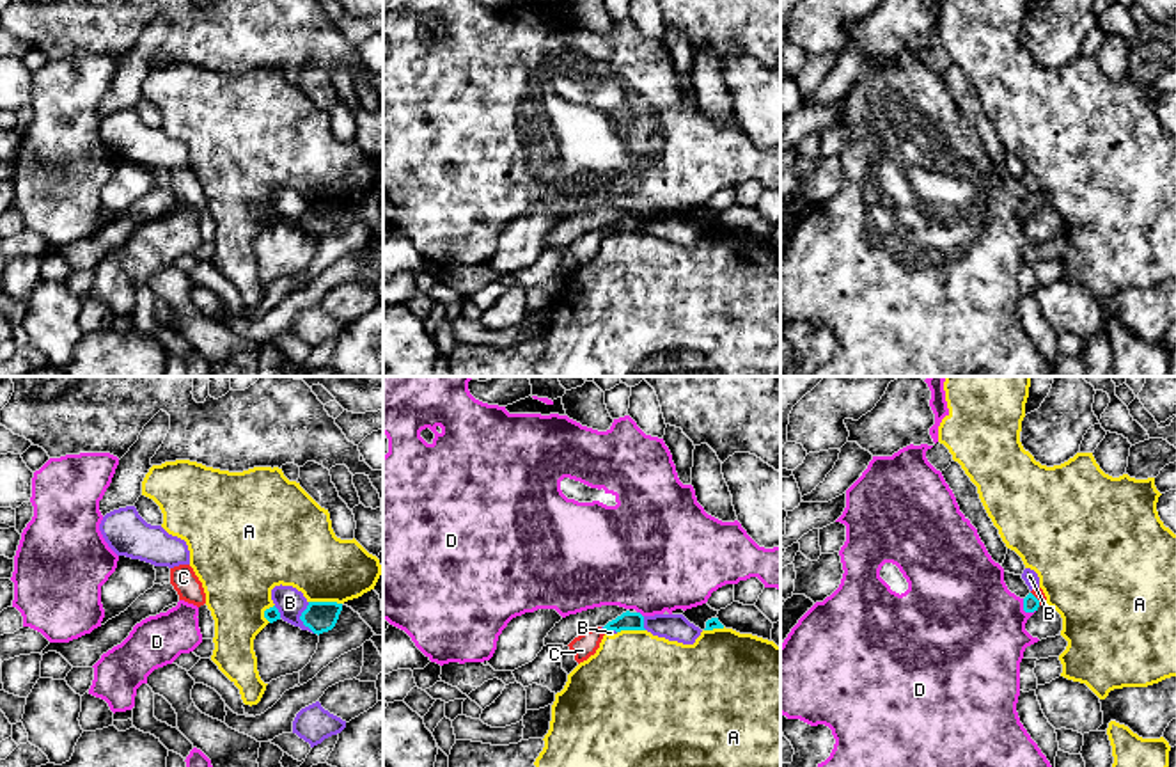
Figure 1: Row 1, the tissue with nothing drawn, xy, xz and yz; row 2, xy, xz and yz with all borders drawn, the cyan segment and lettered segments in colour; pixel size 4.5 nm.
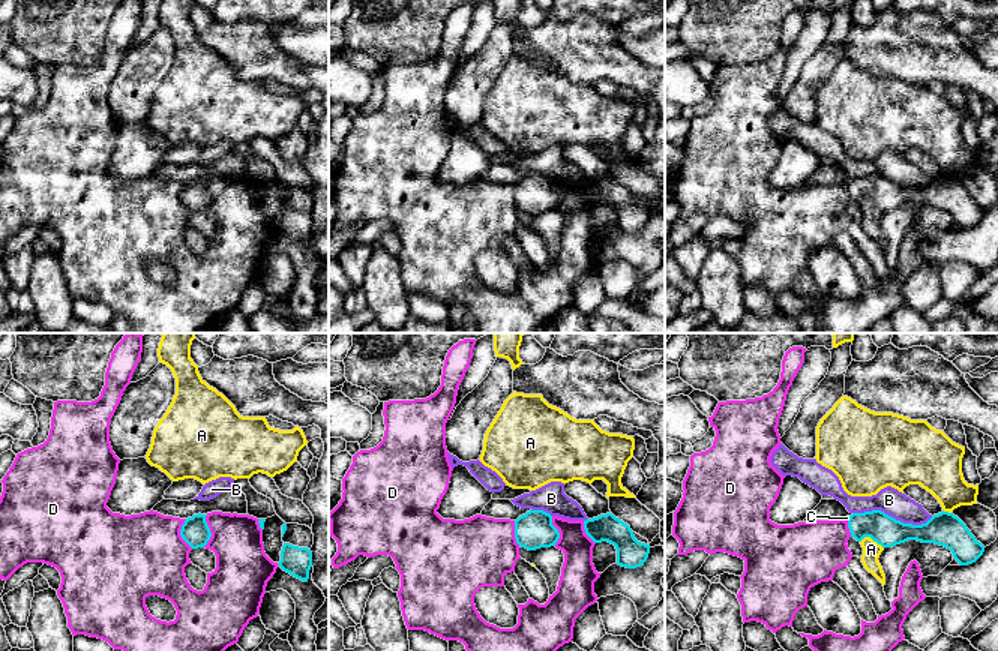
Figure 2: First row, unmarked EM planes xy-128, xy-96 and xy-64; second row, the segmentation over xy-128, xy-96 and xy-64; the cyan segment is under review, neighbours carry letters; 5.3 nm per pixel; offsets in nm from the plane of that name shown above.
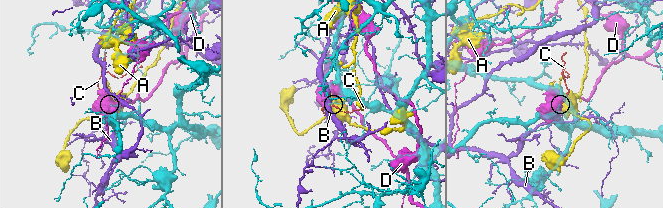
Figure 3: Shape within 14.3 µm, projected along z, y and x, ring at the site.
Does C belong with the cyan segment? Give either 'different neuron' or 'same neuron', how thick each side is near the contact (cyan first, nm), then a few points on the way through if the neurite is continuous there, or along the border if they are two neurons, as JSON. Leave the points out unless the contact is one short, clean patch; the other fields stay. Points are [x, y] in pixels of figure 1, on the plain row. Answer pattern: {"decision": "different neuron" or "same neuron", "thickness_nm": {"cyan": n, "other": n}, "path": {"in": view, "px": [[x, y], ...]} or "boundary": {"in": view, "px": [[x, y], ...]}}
{"decision": "same neuron", "thickness_nm": {"cyan": 70, "other": 50}, "path": {"in": "yz", "px": [[1031, 206], [1036, 201], [1038, 194]]}}

